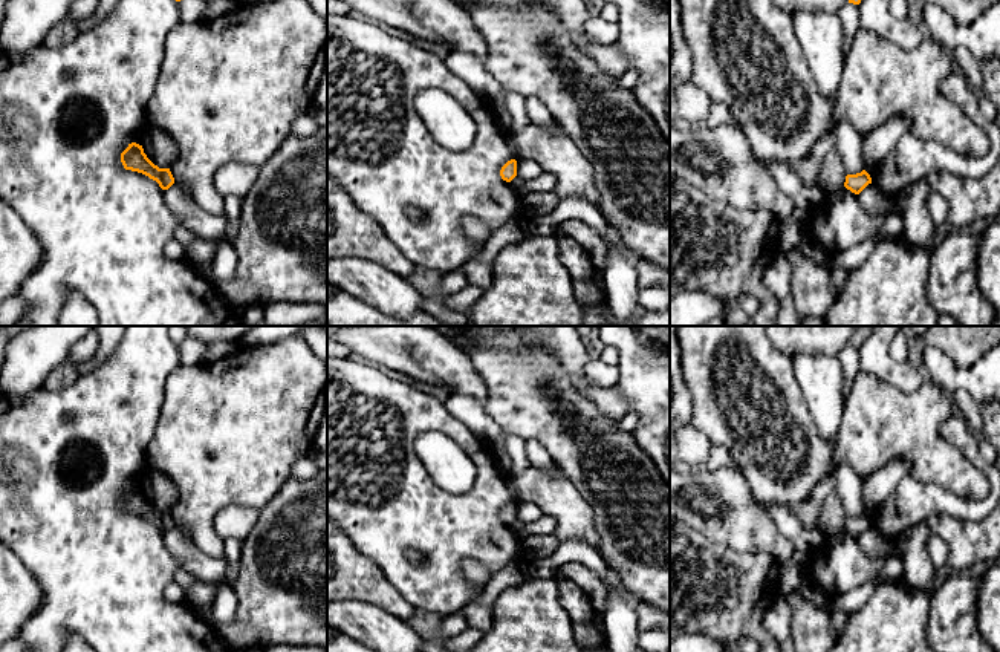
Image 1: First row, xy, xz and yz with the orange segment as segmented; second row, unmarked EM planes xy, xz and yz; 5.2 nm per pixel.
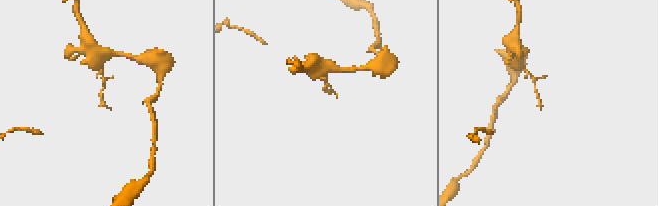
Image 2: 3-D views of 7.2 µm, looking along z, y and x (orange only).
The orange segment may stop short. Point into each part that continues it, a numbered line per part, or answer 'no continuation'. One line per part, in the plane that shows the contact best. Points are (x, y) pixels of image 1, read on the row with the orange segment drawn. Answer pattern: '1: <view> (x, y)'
no continuation

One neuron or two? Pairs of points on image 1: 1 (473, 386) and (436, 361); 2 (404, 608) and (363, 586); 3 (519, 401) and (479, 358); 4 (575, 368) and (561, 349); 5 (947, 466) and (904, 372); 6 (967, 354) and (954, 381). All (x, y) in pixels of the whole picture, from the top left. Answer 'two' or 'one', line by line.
1: one
2: one
3: one
4: one
5: two
6: two

